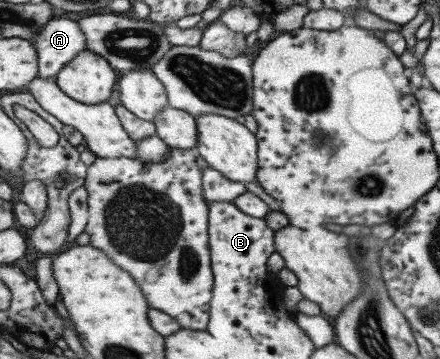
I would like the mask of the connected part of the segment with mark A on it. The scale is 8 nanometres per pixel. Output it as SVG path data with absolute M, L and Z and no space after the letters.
M51 18L33 40L39 49L39 76L57 81L60 71L81 51L89 51L89 40L78 21Z

